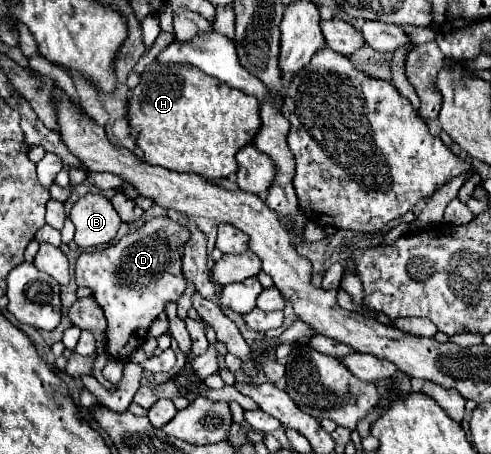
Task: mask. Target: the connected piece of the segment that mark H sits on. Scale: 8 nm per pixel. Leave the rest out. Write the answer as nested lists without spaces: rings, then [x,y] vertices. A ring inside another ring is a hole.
[[[152,62],[142,74],[142,82],[134,88],[128,102],[130,126],[140,128],[138,148],[144,150],[144,160],[154,166],[162,166],[176,172],[202,174],[208,180],[226,178],[236,172],[236,152],[252,144],[260,128],[260,104],[258,100],[242,94],[242,90],[232,88],[214,76],[200,72],[196,66],[186,64],[162,64]]]

